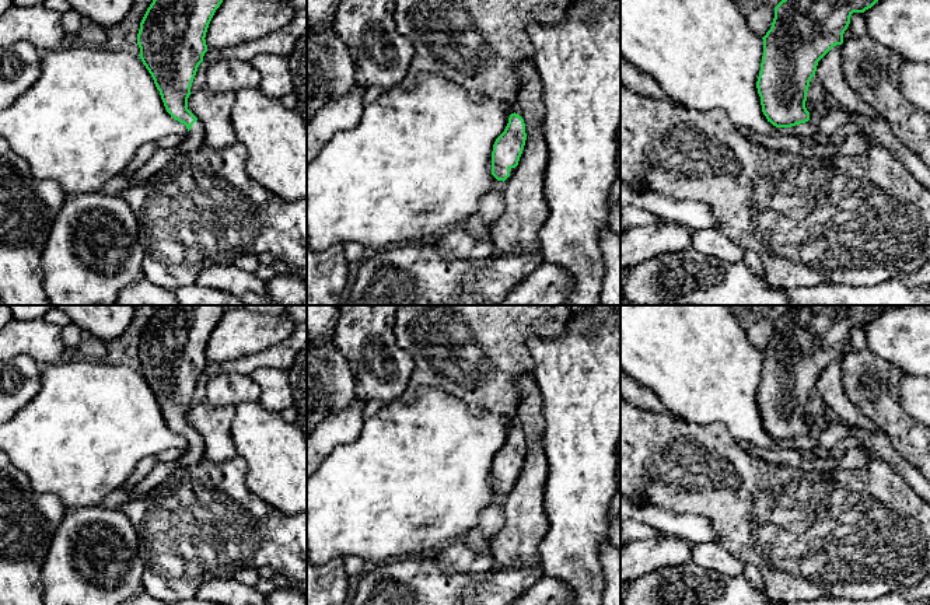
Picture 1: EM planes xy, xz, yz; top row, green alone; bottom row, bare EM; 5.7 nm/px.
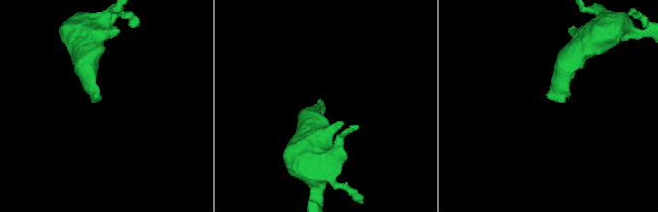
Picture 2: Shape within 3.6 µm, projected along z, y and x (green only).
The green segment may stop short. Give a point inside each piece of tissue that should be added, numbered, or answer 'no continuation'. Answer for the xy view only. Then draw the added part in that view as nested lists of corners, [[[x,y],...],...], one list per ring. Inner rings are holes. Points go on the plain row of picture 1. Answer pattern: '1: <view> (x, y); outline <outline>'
1: xy (195, 451); outline [[[197,433],[192,438],[190,444],[182,451],[178,464],[181,465],[181,468],[186,468],[197,464],[202,459],[204,459],[204,441],[202,436]]]

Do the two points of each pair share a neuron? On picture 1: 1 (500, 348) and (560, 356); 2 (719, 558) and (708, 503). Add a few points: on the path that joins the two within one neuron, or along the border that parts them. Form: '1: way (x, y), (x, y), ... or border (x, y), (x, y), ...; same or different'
1: border (559, 338), (534, 336), (528, 342), (532, 376); different
2: border (713, 541), (719, 542), (743, 562); different

